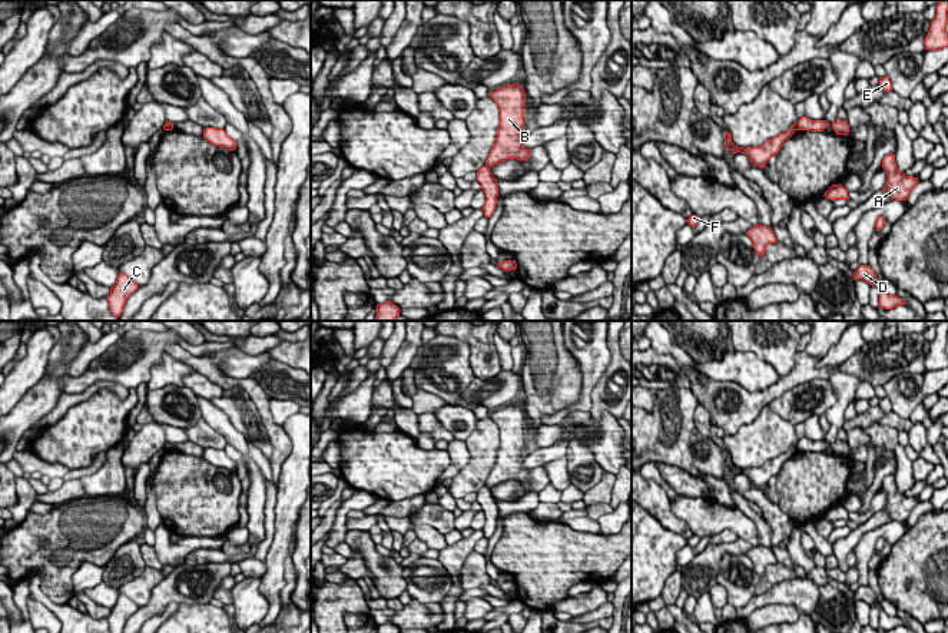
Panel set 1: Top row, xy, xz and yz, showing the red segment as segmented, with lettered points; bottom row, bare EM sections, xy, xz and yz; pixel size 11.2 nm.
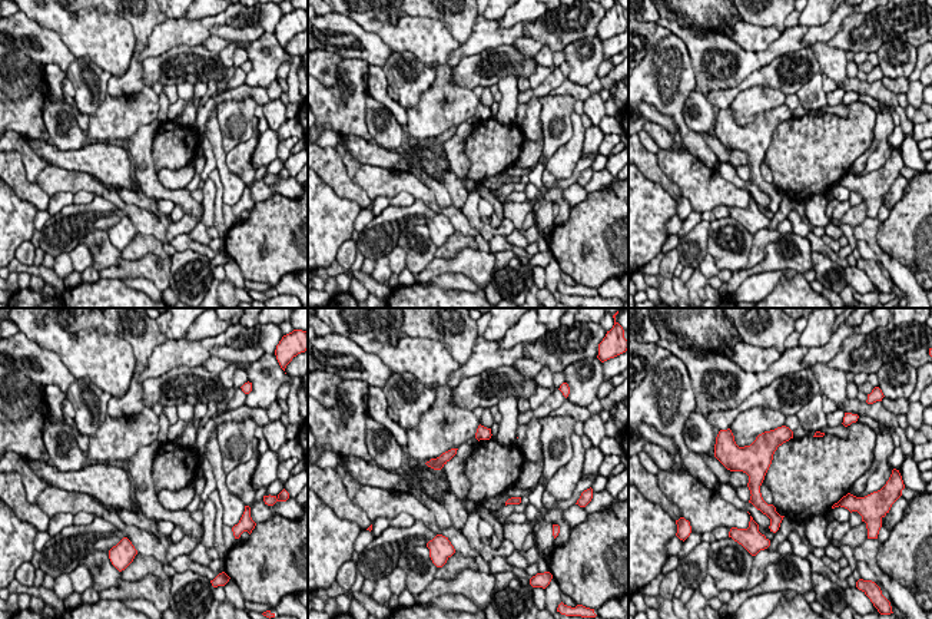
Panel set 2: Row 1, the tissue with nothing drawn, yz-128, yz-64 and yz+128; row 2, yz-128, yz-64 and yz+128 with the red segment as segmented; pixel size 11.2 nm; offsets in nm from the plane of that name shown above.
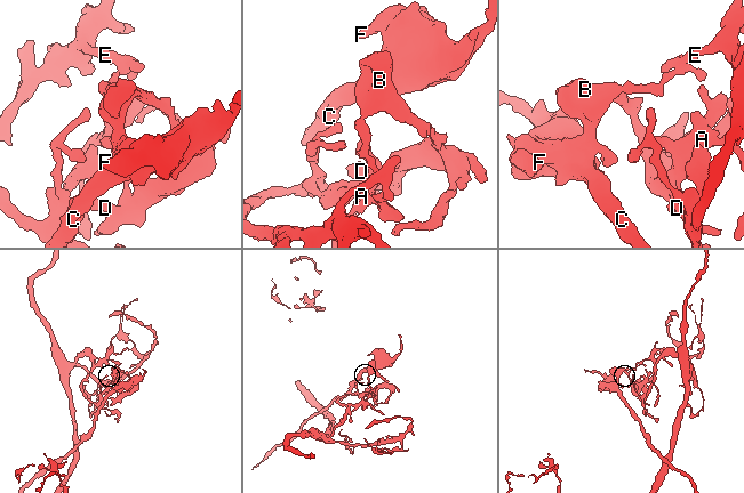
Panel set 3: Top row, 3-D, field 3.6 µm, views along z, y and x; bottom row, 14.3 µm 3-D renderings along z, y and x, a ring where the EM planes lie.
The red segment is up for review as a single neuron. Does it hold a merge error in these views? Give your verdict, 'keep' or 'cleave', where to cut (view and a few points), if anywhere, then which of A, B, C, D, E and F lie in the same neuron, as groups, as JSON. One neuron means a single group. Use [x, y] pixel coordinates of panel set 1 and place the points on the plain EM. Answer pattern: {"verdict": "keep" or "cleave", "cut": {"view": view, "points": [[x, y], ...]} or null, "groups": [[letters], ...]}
{"verdict": "cleave", "cut": {"view": "yz", "points": [[798, 444], [795, 450]]}, "groups": [["A", "B", "C", "D", "F"], ["E"]]}

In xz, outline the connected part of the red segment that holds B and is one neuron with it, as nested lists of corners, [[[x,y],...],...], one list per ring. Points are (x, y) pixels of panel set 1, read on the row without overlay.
[[[517,404],[506,405],[491,412],[490,418],[498,425],[500,448],[485,487],[491,488],[507,480],[527,481],[531,471],[523,467],[524,458],[521,457],[524,447],[524,410]]]

